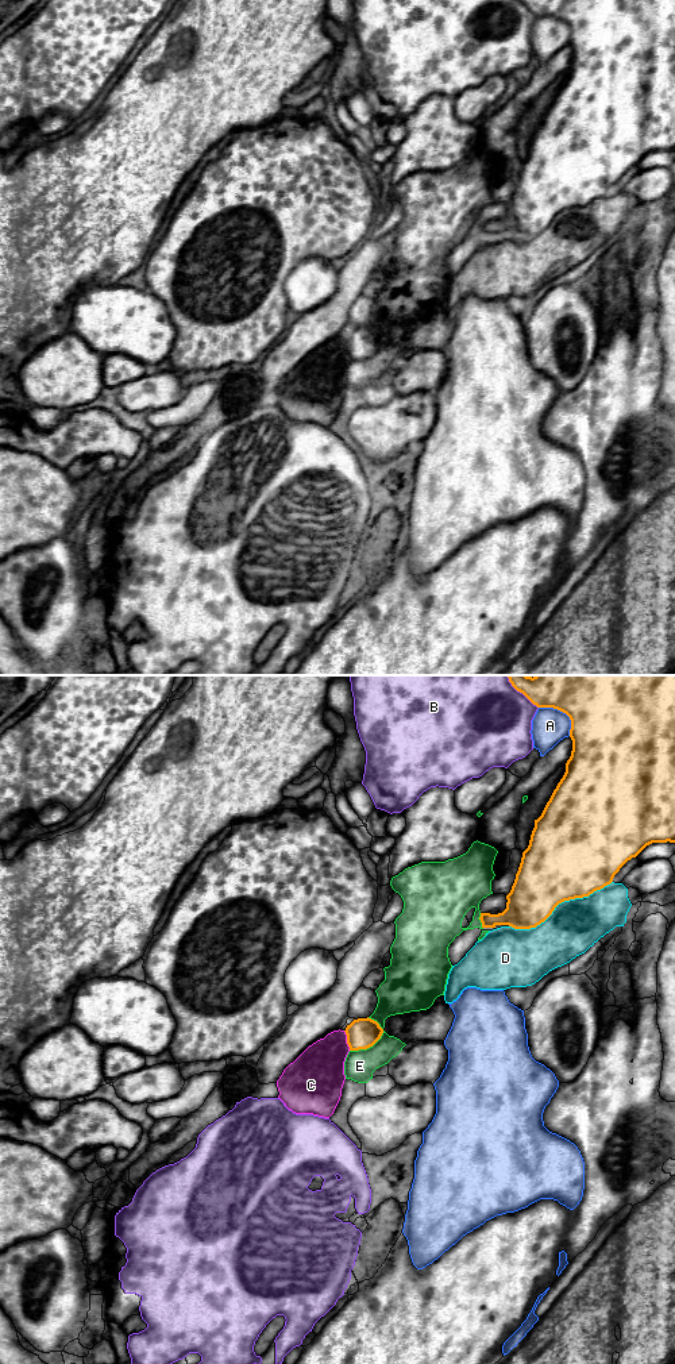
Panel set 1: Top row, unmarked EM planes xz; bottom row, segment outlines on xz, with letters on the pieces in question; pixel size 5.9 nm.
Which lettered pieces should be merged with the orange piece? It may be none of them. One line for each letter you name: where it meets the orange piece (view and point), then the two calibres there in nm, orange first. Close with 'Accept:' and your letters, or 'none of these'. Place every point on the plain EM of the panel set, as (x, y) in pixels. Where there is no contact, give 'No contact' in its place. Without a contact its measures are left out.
Accept: none of these

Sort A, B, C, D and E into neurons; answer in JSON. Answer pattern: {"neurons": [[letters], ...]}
{"neurons": [["A"], ["B"], ["C"], ["D"], ["E"]]}

